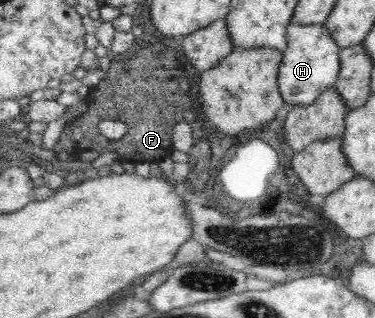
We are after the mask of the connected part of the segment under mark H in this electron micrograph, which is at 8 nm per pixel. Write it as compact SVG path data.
M291 23L287 27L287 46L283 51L278 73L278 90L284 102L295 106L308 106L324 91L332 88L340 76L340 50L324 23Z

